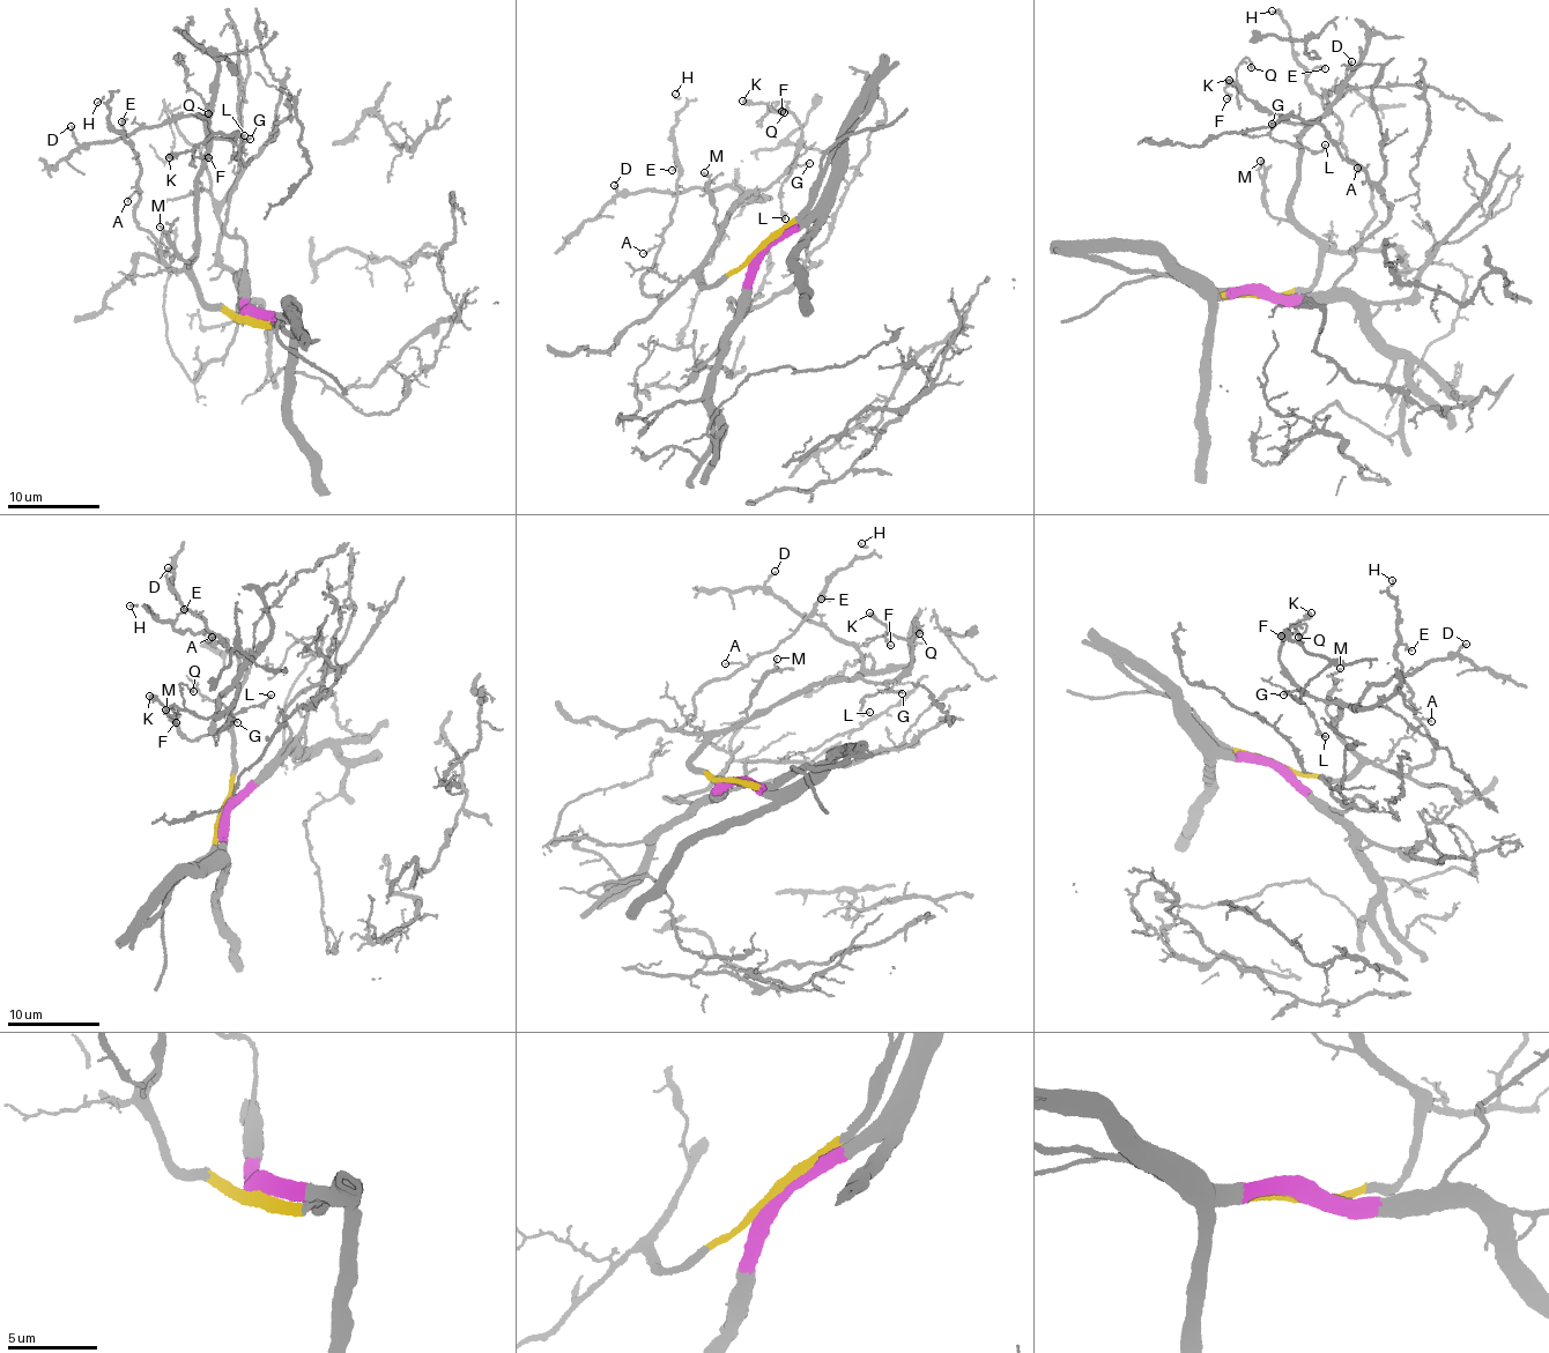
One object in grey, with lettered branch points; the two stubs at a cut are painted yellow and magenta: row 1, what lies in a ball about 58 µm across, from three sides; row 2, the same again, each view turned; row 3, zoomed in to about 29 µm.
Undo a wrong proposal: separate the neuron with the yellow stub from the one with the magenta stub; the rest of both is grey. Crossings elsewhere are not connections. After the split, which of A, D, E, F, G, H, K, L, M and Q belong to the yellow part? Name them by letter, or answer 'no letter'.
A, D, E, F, G, H, K, L, M, Q

